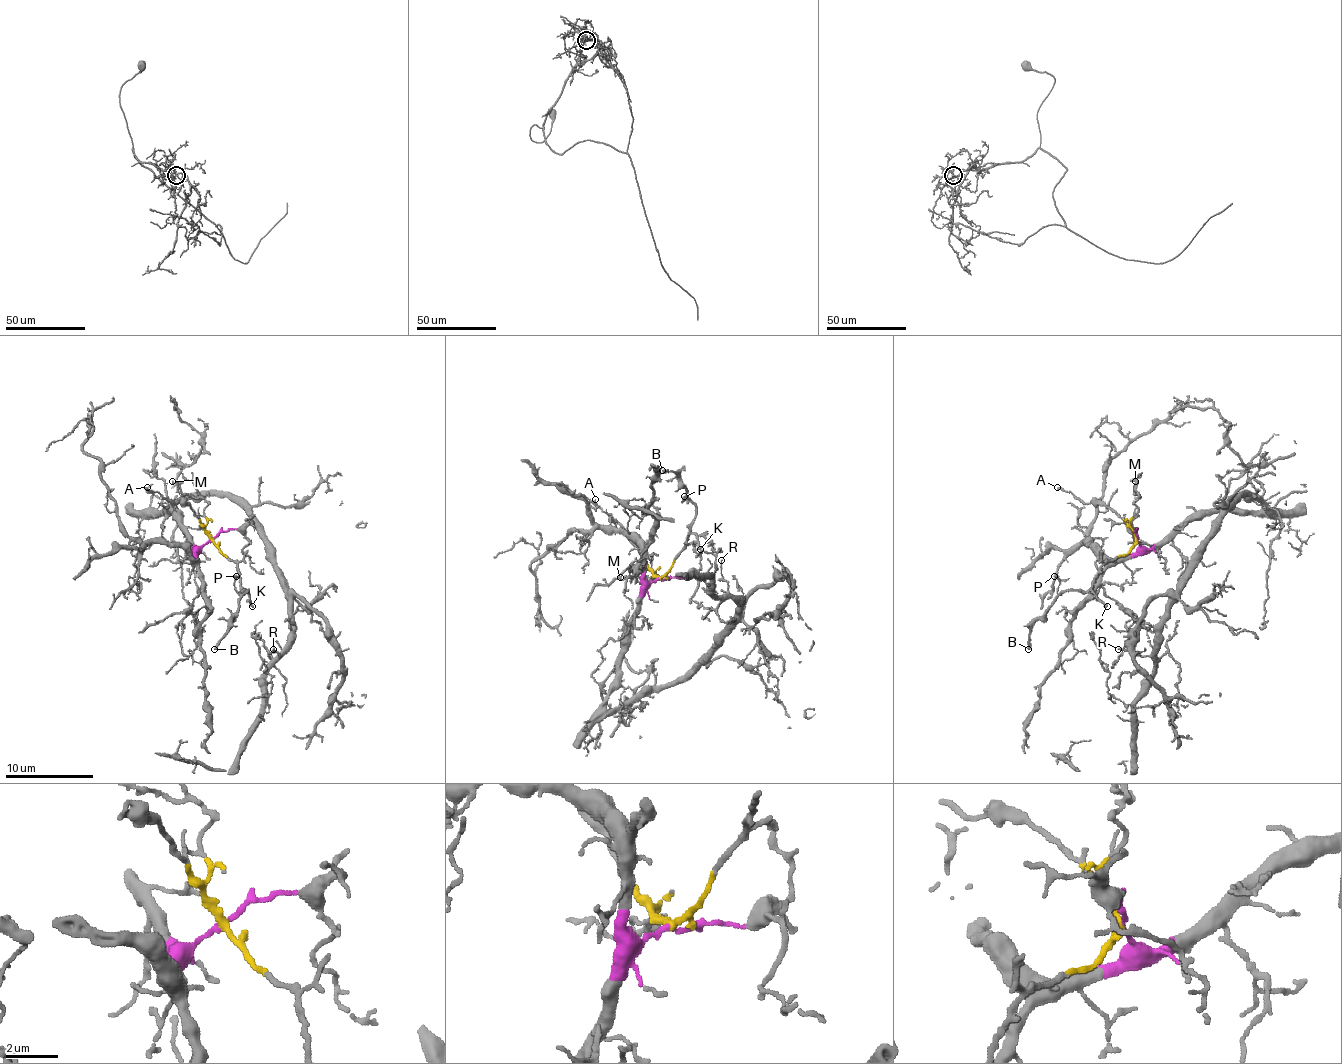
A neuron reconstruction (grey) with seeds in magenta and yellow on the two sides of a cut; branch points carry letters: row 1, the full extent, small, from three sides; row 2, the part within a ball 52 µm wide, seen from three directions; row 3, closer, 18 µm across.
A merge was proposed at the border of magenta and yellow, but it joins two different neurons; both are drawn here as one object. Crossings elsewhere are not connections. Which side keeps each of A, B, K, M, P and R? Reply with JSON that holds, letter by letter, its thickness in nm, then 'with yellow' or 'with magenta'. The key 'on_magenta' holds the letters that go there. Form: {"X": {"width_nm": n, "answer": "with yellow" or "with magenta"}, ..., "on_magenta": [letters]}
{"A": {"width_nm": 190, "answer": "with yellow"}, "B": {"width_nm": 220, "answer": "with yellow"}, "K": {"width_nm": 180, "answer": "with yellow"}, "M": {"width_nm": 120, "answer": "with yellow"}, "P": {"width_nm": 170, "answer": "with yellow"}, "R": {"width_nm": 150, "answer": "with magenta"}, "on_magenta": ["R"]}

